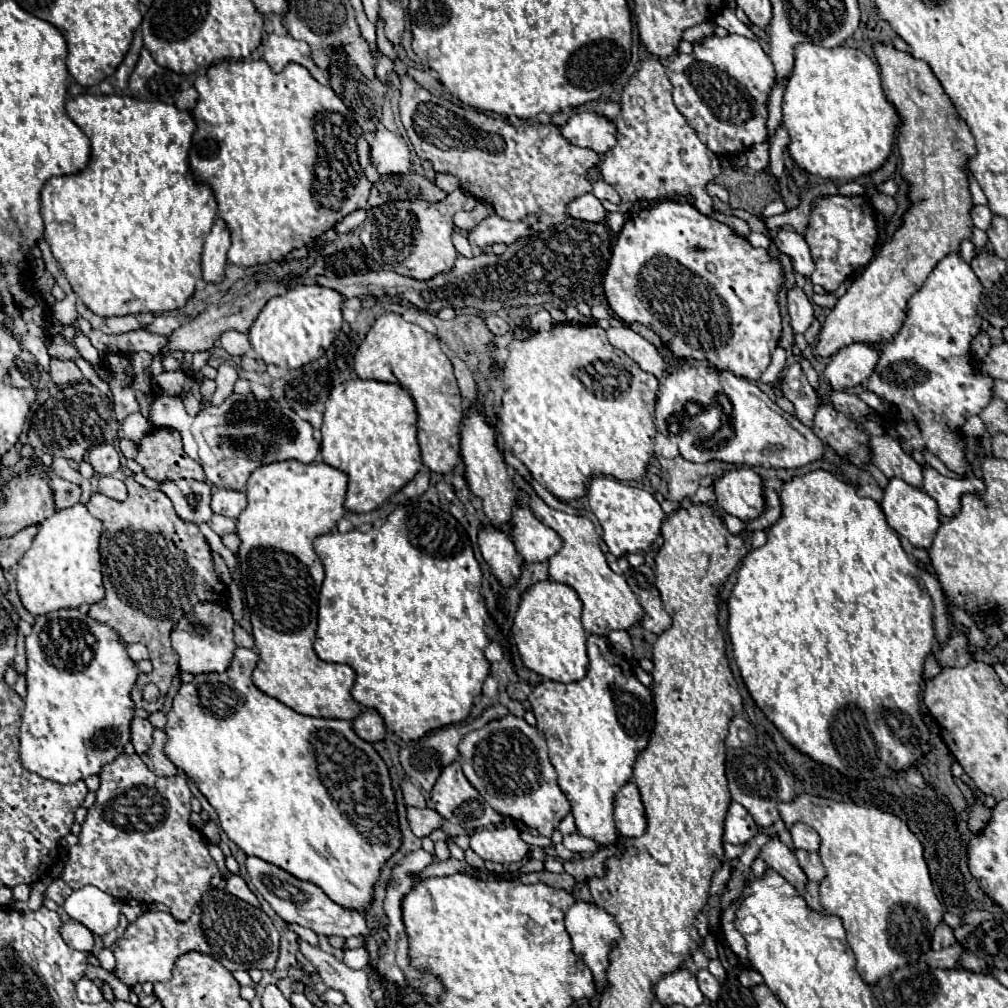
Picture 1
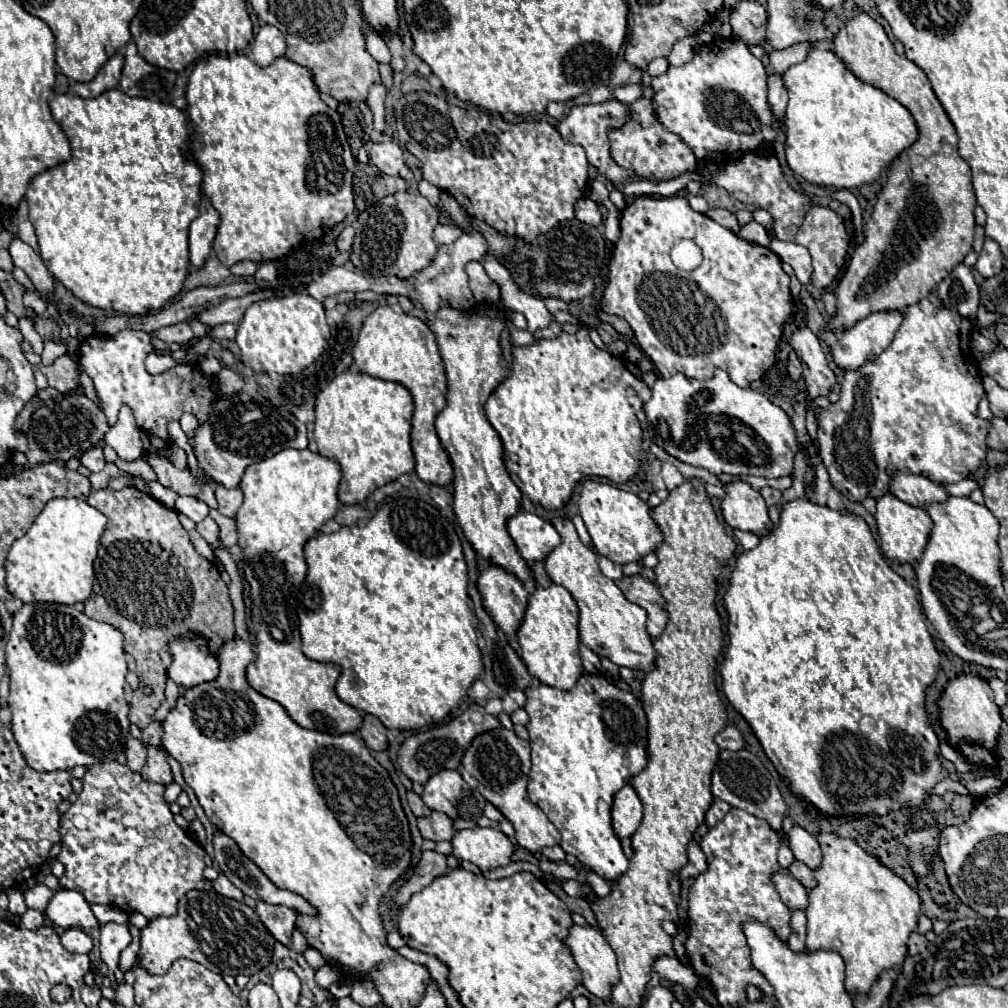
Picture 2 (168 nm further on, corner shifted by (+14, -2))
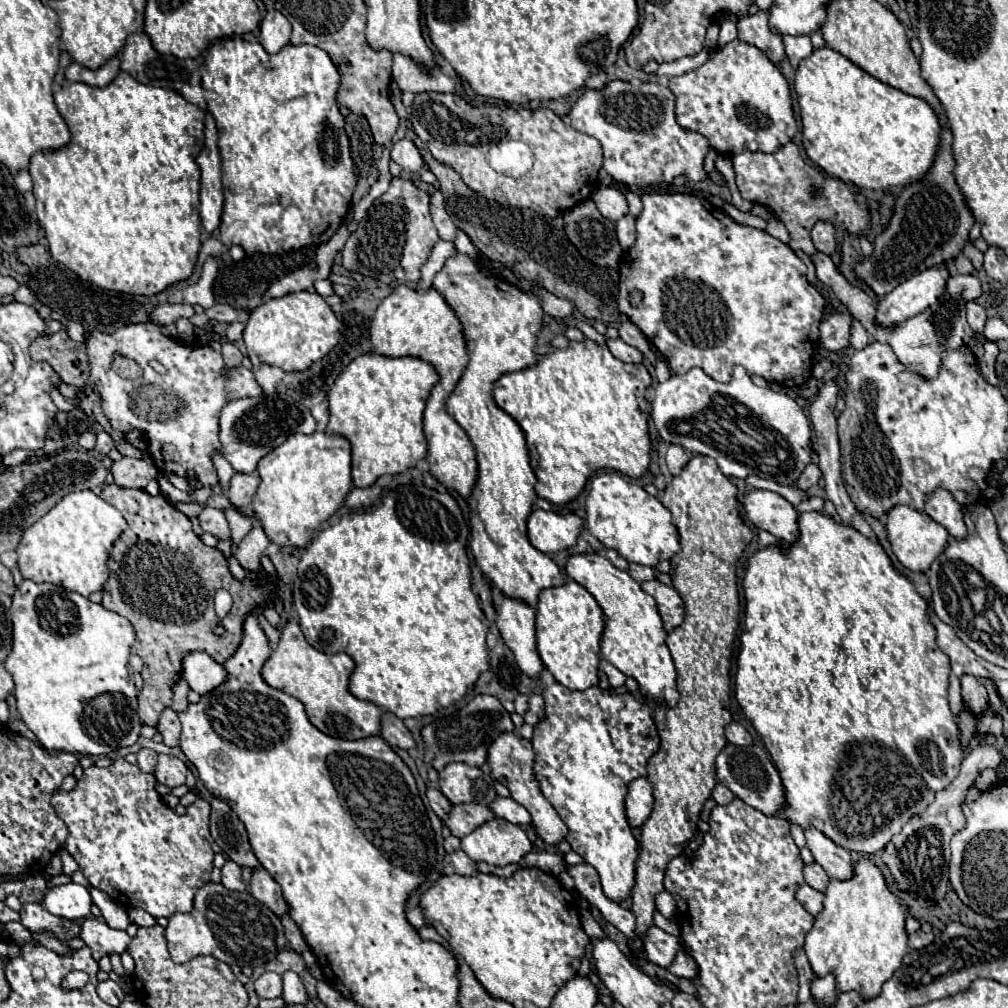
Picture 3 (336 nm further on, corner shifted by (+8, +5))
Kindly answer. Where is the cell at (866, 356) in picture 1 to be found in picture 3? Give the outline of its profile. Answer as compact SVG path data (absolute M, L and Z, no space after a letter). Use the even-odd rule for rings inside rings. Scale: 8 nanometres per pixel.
M935 266L901 282L895 290L879 300L875 322L879 322L879 326L887 326L887 330L907 322L907 318L937 302L937 298L945 292L947 278L947 266Z

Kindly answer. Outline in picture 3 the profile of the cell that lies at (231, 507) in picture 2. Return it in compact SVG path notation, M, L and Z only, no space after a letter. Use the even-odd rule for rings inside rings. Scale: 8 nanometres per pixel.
M233 474L227 490L227 498L235 508L247 508L259 486L257 474Z

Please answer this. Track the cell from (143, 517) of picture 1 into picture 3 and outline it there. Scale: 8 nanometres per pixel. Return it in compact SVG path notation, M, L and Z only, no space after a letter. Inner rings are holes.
M107 484L101 498L113 504L129 528L115 540L113 552L109 556L109 580L103 586L103 608L127 618L137 634L131 648L133 654L141 656L145 680L139 692L137 714L143 724L157 726L163 708L171 704L171 686L181 678L181 660L193 650L203 650L223 664L241 642L241 624L247 612L255 606L265 604L265 594L269 594L269 584L265 580L245 580L237 582L227 566L225 556L201 542L193 532L189 518L171 506L165 498L157 498L139 488L121 488L117 484ZM219 588L229 590L233 596L231 612L221 620L227 630L221 638L213 634L217 616L213 610L213 596ZM143 616L149 616L153 624L141 628Z

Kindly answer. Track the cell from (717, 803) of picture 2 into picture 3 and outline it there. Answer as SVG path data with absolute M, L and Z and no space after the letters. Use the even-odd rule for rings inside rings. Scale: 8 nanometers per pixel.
M717 784L717 786L715 786L715 790L713 790L713 800L715 800L715 804L727 806L733 798L735 798L735 796L733 796L733 792L731 792L727 786L723 786L723 784Z

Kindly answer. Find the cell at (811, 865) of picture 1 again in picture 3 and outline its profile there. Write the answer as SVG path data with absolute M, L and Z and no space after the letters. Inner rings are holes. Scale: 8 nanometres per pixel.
M813 862L813 864L807 864L805 868L803 868L803 876L805 876L805 882L809 884L809 886L813 886L815 890L825 890L827 888L827 882L829 882L829 876L825 874L825 870L817 864L817 862Z

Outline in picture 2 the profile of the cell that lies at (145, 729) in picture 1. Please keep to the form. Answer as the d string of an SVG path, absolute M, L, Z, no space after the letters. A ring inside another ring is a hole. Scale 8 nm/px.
M129 737L127 747L125 747L125 755L127 755L127 767L135 773L139 773L147 761L147 747L143 741Z

